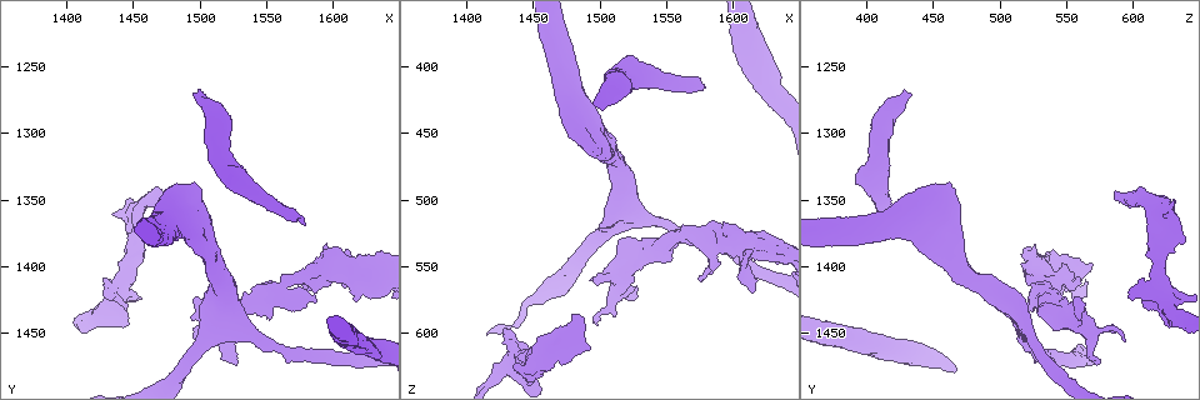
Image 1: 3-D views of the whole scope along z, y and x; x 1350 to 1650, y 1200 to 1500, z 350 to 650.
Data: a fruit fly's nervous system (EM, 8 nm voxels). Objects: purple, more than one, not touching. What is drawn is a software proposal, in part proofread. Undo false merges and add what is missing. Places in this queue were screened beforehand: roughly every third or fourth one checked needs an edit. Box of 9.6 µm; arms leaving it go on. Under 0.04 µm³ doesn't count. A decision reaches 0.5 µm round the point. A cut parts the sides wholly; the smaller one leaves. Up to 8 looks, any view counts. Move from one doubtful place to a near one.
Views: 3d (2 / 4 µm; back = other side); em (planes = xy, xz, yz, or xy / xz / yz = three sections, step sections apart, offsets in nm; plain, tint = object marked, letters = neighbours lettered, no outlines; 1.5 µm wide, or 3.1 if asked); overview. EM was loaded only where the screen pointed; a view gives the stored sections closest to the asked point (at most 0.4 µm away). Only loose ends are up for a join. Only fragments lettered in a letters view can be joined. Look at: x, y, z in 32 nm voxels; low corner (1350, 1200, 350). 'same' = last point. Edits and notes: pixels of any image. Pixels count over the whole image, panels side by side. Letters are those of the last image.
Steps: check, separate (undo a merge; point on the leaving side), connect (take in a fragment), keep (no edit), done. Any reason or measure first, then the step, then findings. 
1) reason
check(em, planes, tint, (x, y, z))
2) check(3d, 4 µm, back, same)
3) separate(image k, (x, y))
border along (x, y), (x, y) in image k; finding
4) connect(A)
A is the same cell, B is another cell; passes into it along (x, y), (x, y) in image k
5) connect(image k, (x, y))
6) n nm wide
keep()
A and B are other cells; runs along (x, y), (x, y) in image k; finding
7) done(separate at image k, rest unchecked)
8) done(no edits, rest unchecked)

calibre changes
check(em, xy, step 8, tint, (1512, 1450, 568))

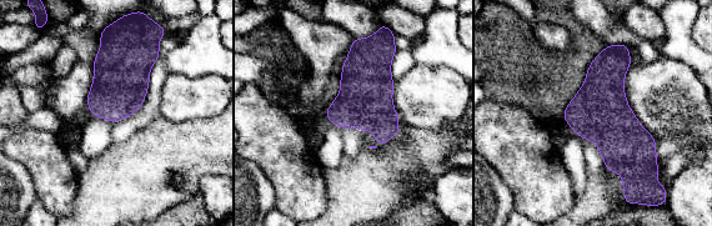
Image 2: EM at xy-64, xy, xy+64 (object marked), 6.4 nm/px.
check(em, planes, tint, same)

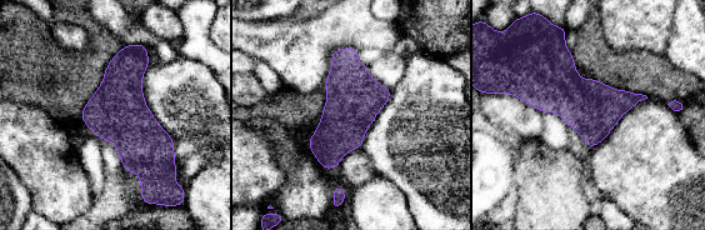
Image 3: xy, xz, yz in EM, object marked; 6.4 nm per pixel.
see the neighbours
check(em, planes, letters, same)

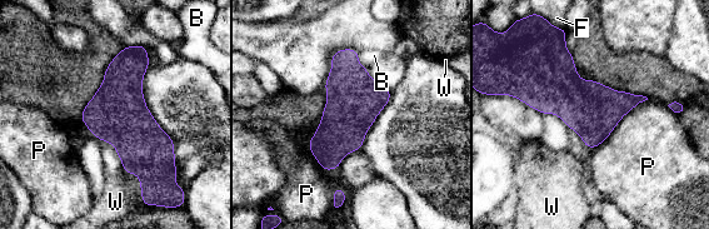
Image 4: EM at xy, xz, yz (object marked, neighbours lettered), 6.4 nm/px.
keep()
B, F, P and W are other cells; border along (360, 148), (326, 170), (310, 152) in image 4; one cell here

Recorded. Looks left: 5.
free end
check(em, planes, letters, (1578, 1368, 414))

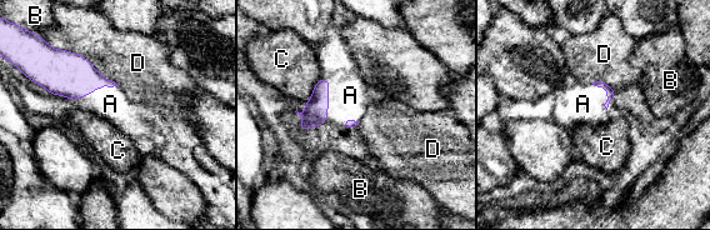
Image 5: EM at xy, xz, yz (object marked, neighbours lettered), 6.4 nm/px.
connect(A)
A is the same cell, B, C and D are other cells; passes into it along (315, 114), (329, 99), (350, 95) in image 5; the cell continues

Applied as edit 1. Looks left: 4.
redraw
check(overview)

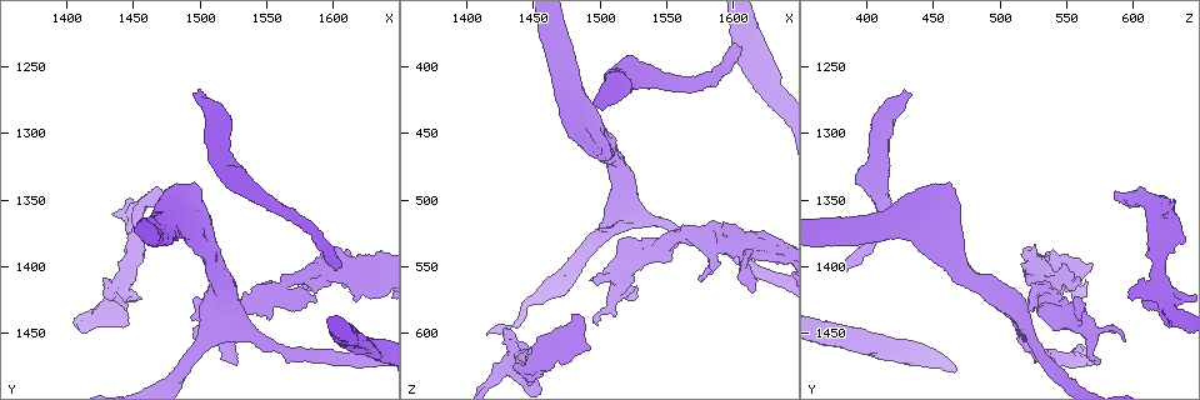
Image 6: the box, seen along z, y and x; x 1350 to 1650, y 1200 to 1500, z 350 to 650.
stops while still wide
check(em, planes, letters, (1496, 1272, 428))

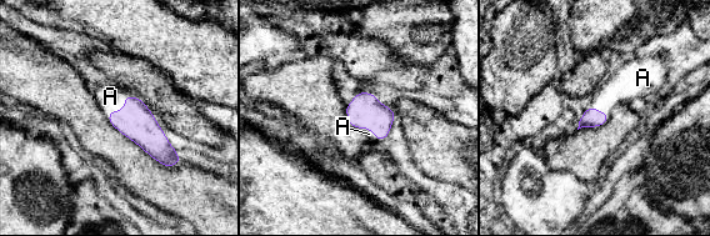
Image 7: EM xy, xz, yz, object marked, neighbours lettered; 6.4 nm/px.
A touches over 240 nm
connect(A)
A is the same cell; it goes on there

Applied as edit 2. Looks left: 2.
done(connect at image 5, connect at image 7, rest unchecked)

